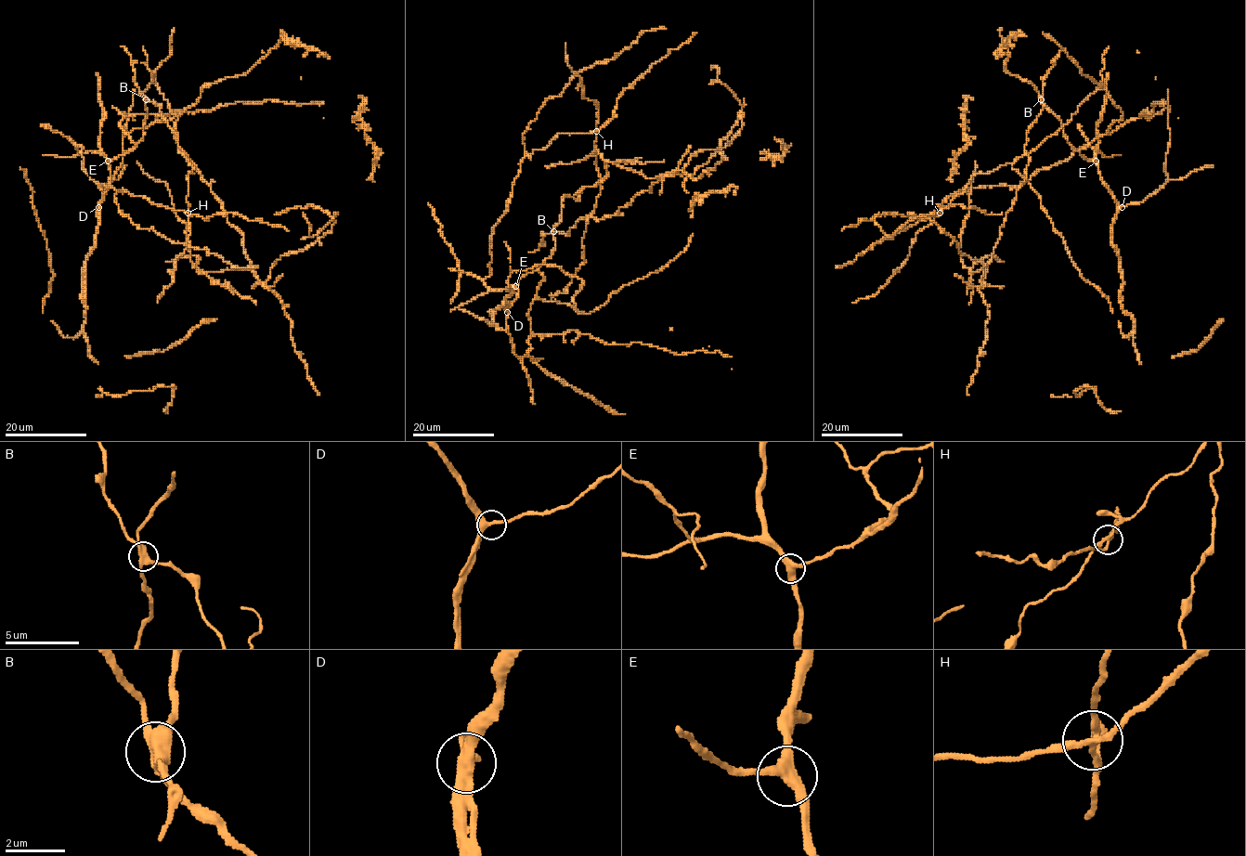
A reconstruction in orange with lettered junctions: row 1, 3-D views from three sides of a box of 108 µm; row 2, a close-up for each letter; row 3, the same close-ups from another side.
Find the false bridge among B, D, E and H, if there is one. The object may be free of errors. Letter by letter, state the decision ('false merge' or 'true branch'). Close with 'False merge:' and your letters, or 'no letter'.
B: false merge
D: true branch
E: true branch
H: true branch
False merge: B

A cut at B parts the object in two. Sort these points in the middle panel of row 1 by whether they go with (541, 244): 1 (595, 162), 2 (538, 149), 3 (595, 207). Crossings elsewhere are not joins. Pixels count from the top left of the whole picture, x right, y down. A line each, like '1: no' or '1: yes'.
1: no
2: no
3: no

